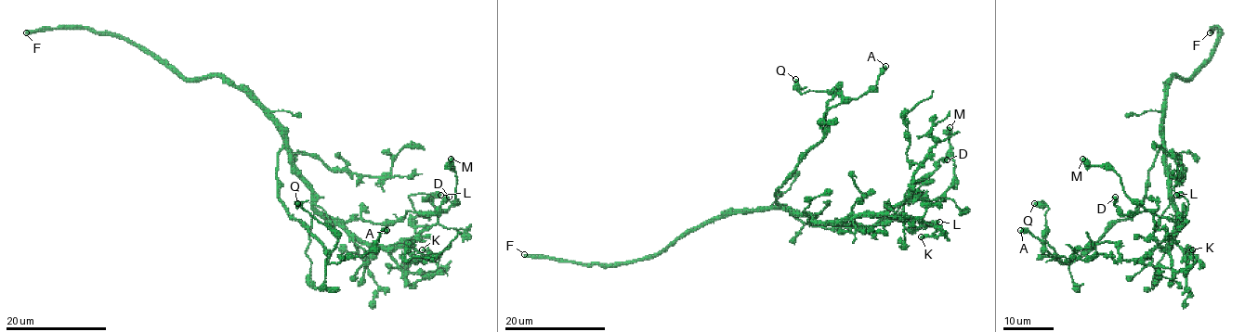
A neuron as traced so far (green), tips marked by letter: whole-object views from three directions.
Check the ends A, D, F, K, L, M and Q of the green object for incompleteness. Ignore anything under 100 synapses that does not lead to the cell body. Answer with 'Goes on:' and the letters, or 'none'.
Goes on: F

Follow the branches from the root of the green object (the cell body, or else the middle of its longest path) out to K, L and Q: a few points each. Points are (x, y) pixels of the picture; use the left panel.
K: (291, 148), (291, 169), (333, 224), (382, 247), (404, 271), (435, 272), (436, 261), (422, 249)
L: (291, 148), (291, 169), (312, 204), (369, 243), (409, 242), (417, 214), (409, 197), (440, 195)
Q: (291, 148), (284, 147), (278, 155), (278, 198), (323, 247), (327, 263), (337, 238), (297, 203)

